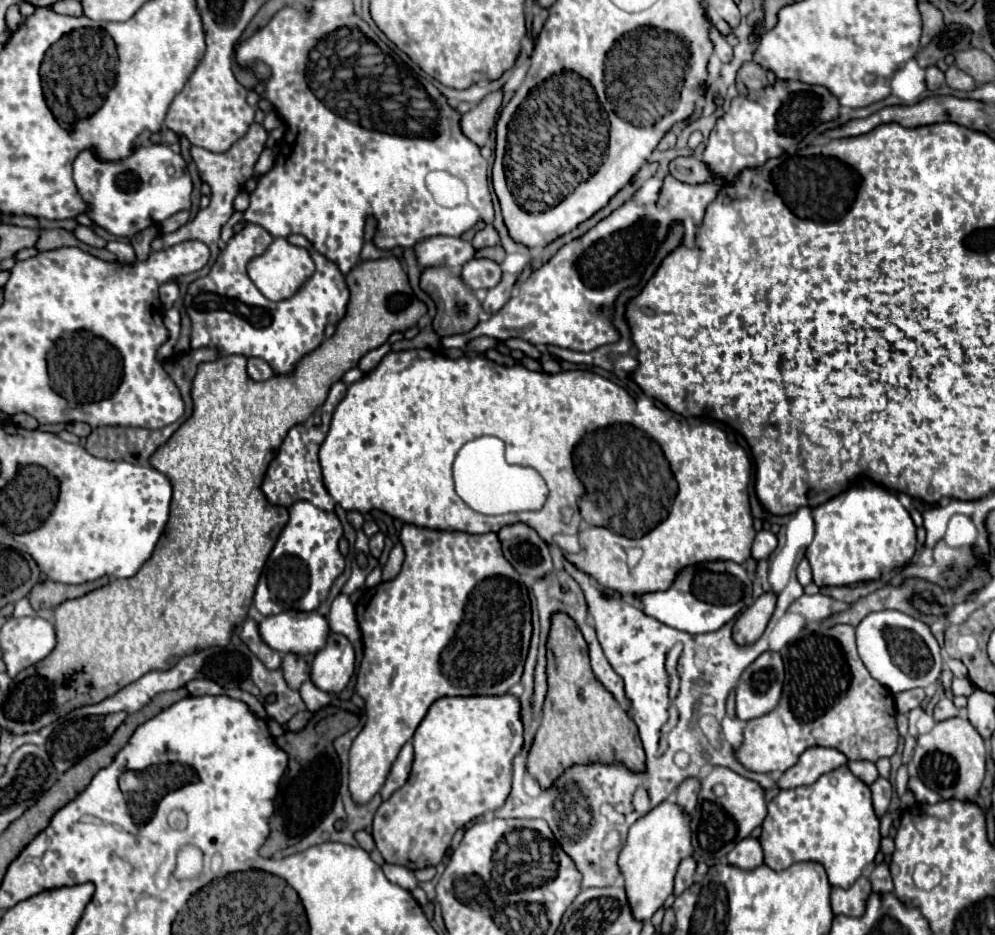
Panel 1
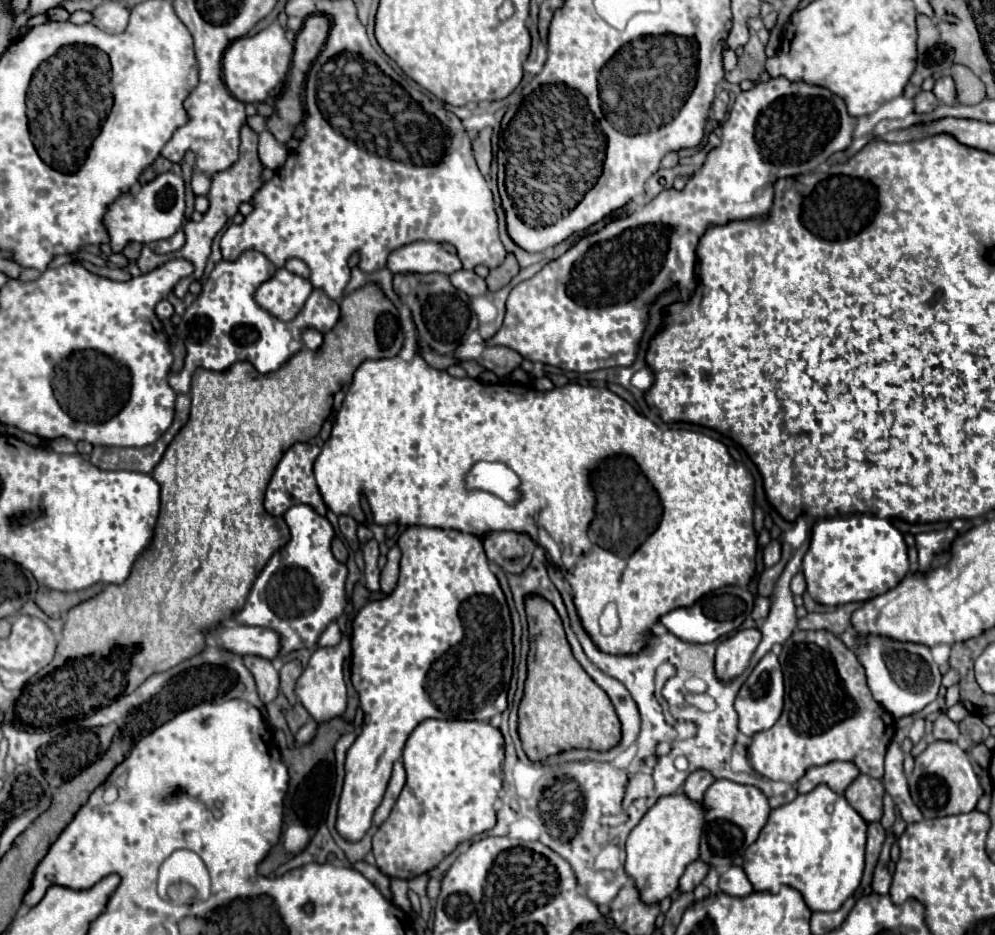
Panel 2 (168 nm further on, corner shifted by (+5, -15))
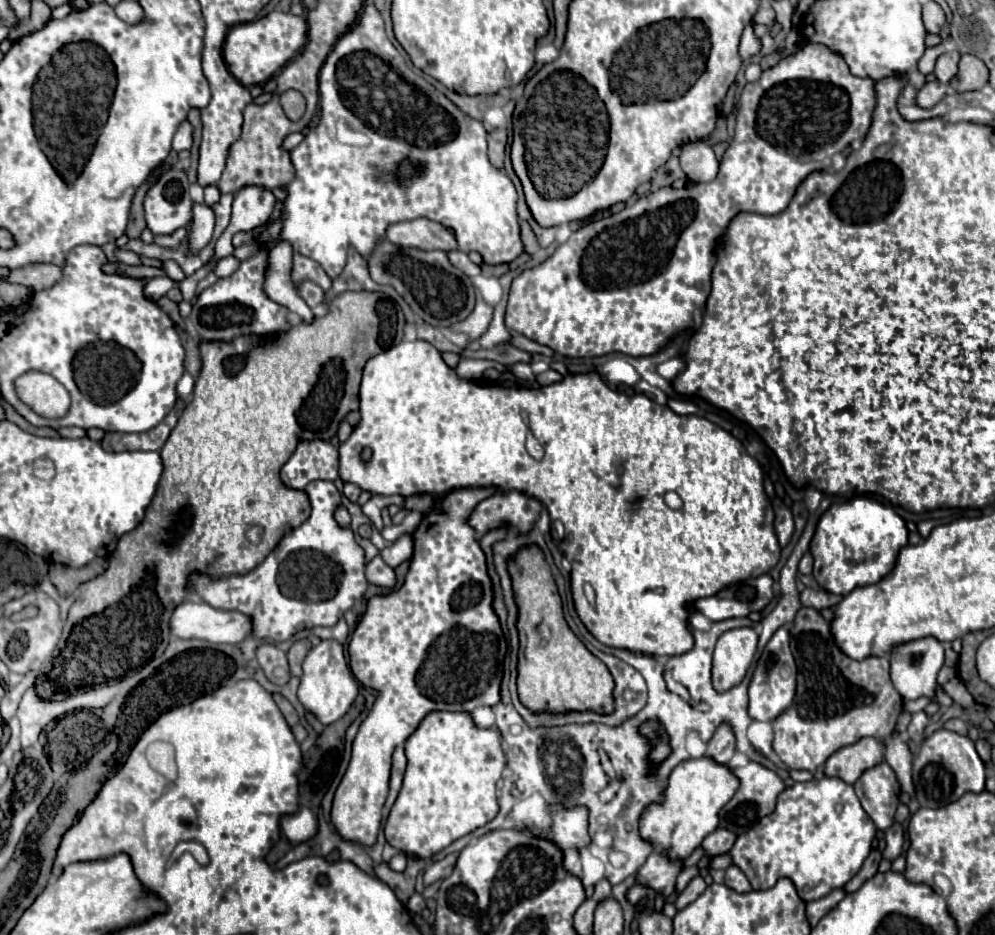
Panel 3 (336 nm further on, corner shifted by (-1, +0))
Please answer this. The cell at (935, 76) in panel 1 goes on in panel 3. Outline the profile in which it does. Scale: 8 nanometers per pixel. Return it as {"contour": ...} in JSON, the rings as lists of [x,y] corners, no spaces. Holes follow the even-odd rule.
{"contour":[[[939,81],[925,83],[923,89],[917,93],[917,105],[929,109],[929,107],[937,105],[945,97],[945,93],[947,93],[947,85],[941,85]]]}

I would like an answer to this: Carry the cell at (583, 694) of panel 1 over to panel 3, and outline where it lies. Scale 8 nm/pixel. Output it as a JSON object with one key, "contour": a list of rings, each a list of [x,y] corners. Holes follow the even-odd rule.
{"contour":[[[537,545],[521,547],[507,561],[513,583],[513,595],[519,609],[519,661],[517,689],[519,699],[531,711],[597,711],[613,713],[613,677],[603,661],[599,661],[569,629],[557,585],[549,571],[543,551]]]}

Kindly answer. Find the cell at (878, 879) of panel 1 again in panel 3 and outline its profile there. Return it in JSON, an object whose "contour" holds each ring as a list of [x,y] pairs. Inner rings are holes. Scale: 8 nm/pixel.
{"contour":[[[893,823],[893,825],[885,831],[885,841],[887,841],[887,847],[885,847],[885,851],[883,851],[883,857],[889,859],[889,861],[895,861],[895,859],[901,855],[901,851],[903,851],[903,841],[905,841],[901,823]]]}

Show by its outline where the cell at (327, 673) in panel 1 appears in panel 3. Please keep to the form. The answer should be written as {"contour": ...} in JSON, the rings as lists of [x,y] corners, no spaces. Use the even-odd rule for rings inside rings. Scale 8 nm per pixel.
{"contour":[[[321,641],[317,647],[313,647],[305,661],[303,661],[303,675],[301,675],[301,685],[297,691],[297,697],[301,701],[301,705],[323,725],[331,725],[337,719],[341,719],[351,703],[355,701],[359,691],[359,683],[353,677],[347,659],[345,659],[345,651],[343,645],[339,645],[337,641]]]}

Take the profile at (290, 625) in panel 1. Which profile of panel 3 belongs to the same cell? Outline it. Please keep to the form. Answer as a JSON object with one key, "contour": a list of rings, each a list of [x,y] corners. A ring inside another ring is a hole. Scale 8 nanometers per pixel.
{"contour":[[[187,599],[181,605],[177,605],[177,609],[173,611],[169,629],[171,629],[171,635],[179,639],[205,639],[211,643],[239,643],[247,635],[251,635],[251,619],[237,611],[215,609],[207,605],[205,601],[195,603],[193,599]]]}

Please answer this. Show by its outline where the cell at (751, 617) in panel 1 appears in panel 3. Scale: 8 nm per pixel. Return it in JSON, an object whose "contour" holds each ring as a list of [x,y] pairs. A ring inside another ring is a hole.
{"contour":[[[749,627],[723,633],[713,653],[713,689],[719,693],[739,685],[753,661],[757,649],[757,633]]]}

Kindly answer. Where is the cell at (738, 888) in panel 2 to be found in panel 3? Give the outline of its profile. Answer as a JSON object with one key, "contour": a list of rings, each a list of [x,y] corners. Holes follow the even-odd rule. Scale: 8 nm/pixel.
{"contour":[[[735,865],[727,867],[727,875],[725,875],[725,885],[737,893],[749,893],[751,891],[751,885],[747,881],[747,877],[743,875],[743,871]]]}

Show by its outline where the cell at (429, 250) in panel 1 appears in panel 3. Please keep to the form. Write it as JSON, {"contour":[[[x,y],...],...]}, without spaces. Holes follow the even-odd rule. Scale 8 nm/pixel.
{"contour":[[[419,217],[417,221],[399,221],[389,225],[385,237],[397,247],[417,247],[423,251],[441,249],[453,251],[457,249],[457,241],[451,231],[447,231],[441,223]]]}

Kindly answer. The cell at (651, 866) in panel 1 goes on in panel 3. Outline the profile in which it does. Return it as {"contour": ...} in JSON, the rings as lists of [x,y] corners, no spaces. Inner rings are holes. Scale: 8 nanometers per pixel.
{"contour":[[[713,757],[687,759],[679,763],[665,789],[665,801],[661,805],[649,805],[641,819],[641,837],[659,845],[671,859],[687,859],[701,841],[713,833],[719,825],[719,811],[735,795],[739,787],[737,777],[729,765],[713,761]]]}

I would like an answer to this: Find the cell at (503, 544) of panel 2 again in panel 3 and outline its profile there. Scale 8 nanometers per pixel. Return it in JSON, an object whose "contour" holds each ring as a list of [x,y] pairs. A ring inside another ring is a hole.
{"contour":[[[499,491],[477,503],[469,515],[469,525],[481,535],[501,525],[511,525],[519,533],[527,533],[539,519],[541,509],[543,505],[535,497],[519,491]]]}

